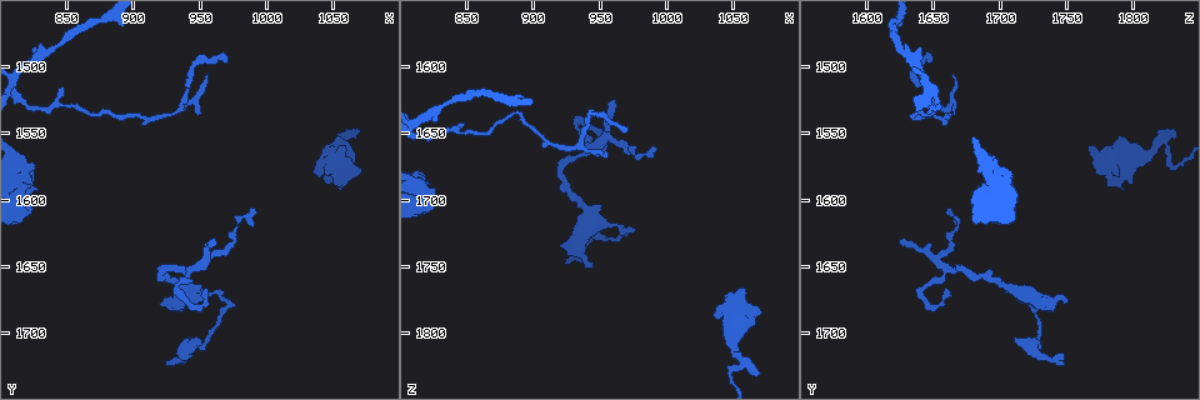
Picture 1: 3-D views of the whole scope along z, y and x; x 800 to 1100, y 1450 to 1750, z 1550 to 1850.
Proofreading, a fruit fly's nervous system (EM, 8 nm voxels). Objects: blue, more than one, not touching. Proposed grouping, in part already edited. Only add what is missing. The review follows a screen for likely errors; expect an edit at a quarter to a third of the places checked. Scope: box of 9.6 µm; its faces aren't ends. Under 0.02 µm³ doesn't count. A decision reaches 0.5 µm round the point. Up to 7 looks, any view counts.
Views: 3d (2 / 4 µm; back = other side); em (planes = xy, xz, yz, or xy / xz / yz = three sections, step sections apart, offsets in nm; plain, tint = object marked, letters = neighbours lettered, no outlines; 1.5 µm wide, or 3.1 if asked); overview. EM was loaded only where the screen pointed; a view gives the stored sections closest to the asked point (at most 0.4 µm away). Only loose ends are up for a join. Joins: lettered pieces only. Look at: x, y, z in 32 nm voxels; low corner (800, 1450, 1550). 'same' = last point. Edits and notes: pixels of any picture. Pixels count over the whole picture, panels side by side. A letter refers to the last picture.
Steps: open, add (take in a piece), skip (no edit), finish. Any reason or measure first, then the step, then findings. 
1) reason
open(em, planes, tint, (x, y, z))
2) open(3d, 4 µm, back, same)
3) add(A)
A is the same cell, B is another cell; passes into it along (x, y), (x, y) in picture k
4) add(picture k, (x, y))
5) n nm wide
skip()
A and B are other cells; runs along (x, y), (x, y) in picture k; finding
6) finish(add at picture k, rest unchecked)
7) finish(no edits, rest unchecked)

tapers out
open(em, xz, step 4, tint, (956, 1504, 1666))

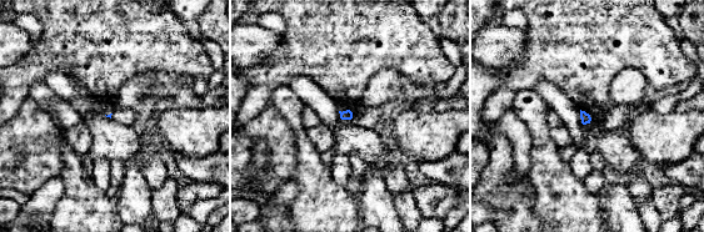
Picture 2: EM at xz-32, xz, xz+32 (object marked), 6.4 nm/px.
another direction
open(em, planes, letters, same)

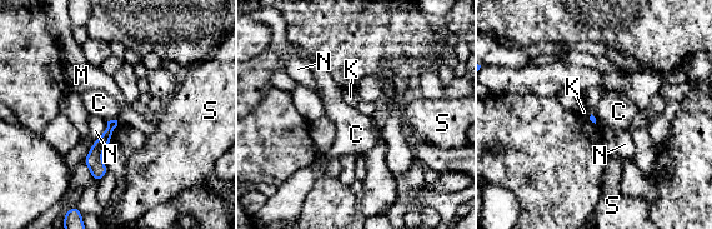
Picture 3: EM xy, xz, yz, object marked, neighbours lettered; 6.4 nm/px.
skip()
C, K, M, N and S are other cells; border along (116, 120), (118, 124) in picture 3; none of them fits

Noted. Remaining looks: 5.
thick end
open(em, planes, letters, (944, 1674, 1752))

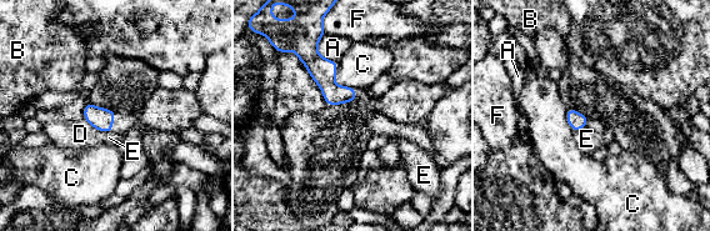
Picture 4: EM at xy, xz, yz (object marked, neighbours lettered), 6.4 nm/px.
skip()
A, B, C, D, E and F are other cells; no lettered piece goes on from it

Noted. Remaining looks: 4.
open(3d, 4 µm, (926, 1724, 1748))

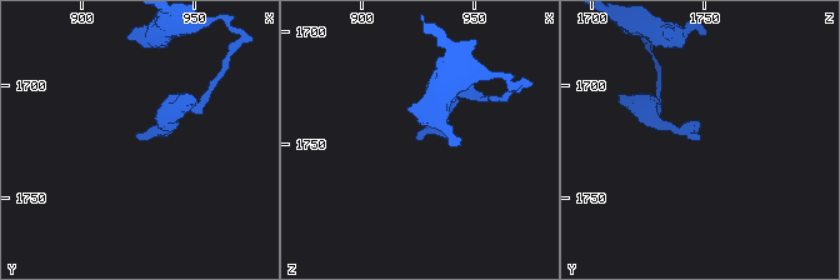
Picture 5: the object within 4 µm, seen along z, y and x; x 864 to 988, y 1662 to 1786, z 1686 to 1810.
open(em, yz, step 8, letters, (926, 1724, 1749))

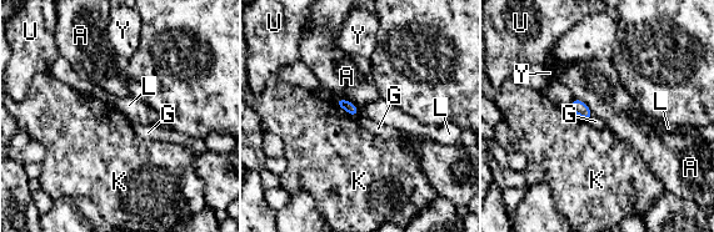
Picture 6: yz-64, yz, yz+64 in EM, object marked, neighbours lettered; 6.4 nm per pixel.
skip()
A, G, K, L, U and Y are other cells; border along (593, 115), (588, 120) in picture 6; no lettered piece goes on from it

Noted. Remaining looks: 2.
finish(no edits, rest unchecked)

